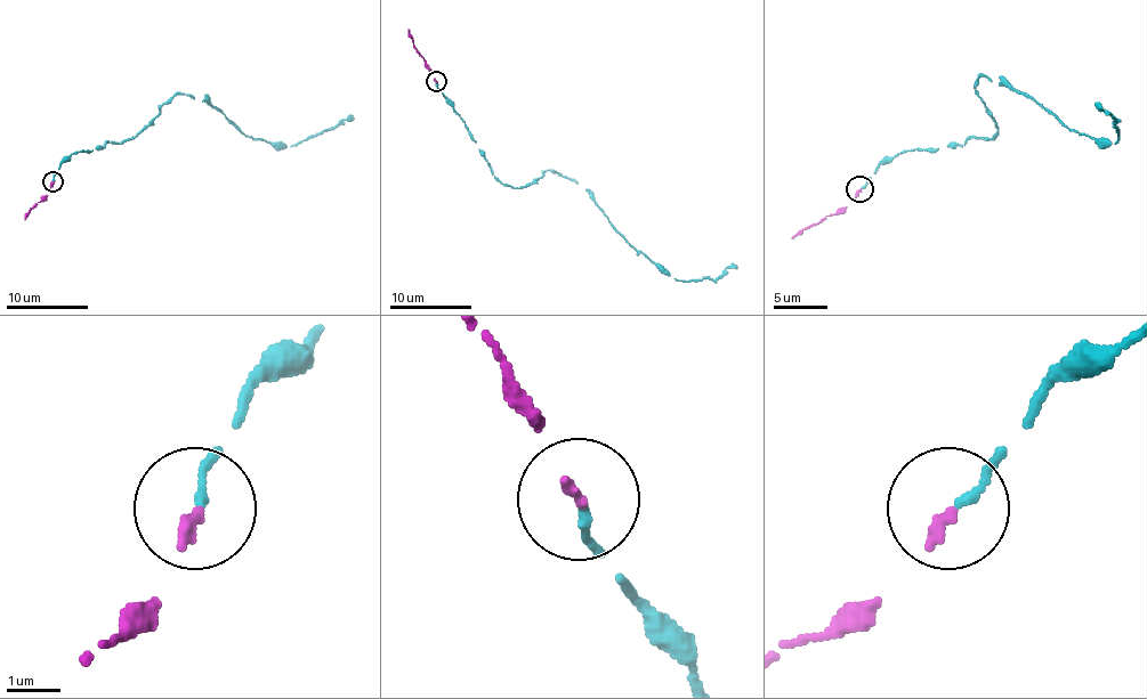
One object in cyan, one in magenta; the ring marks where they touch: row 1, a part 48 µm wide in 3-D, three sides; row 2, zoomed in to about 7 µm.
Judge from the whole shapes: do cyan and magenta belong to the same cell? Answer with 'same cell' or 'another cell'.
same cell

